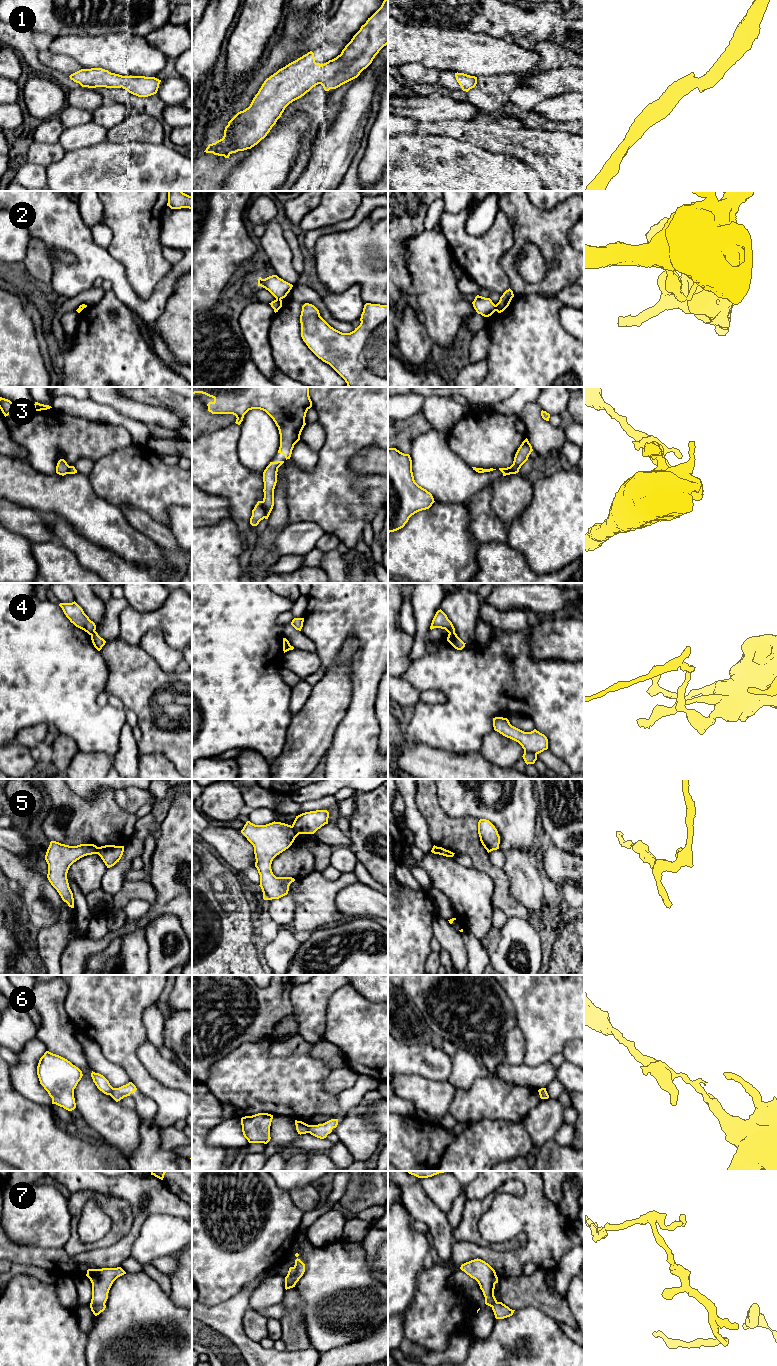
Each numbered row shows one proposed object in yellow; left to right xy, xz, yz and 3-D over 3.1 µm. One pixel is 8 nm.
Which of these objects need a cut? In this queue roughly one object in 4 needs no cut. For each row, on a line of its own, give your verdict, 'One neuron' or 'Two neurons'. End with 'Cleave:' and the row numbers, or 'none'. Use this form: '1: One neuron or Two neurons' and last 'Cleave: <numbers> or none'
1: One neuron
2: Two neurons
3: Two neurons
4: Two neurons
5: Two neurons
6: Two neurons
7: Two neurons
Cleave: 2, 3, 4, 5, 6, 7

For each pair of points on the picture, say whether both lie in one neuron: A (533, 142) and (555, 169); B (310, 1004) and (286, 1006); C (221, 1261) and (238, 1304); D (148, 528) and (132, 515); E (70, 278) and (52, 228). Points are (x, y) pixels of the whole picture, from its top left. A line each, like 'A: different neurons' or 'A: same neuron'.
A: same neuron
B: different neurons
C: different neurons
D: same neuron
E: same neuron

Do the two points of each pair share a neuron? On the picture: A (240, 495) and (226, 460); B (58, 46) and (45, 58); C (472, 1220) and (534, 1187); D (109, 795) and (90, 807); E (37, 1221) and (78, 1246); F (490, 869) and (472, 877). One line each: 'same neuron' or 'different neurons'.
A: same neuron
B: different neurons
C: different neurons
D: same neuron
E: different neurons
F: different neurons

